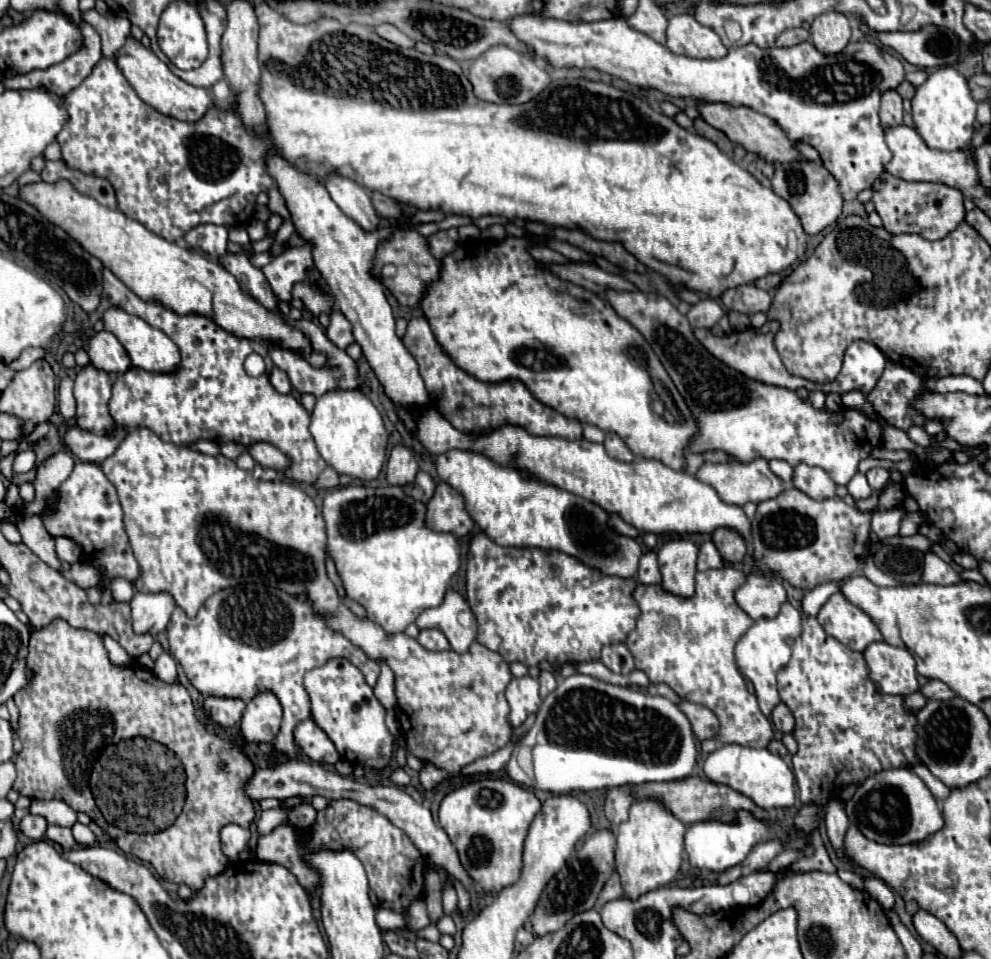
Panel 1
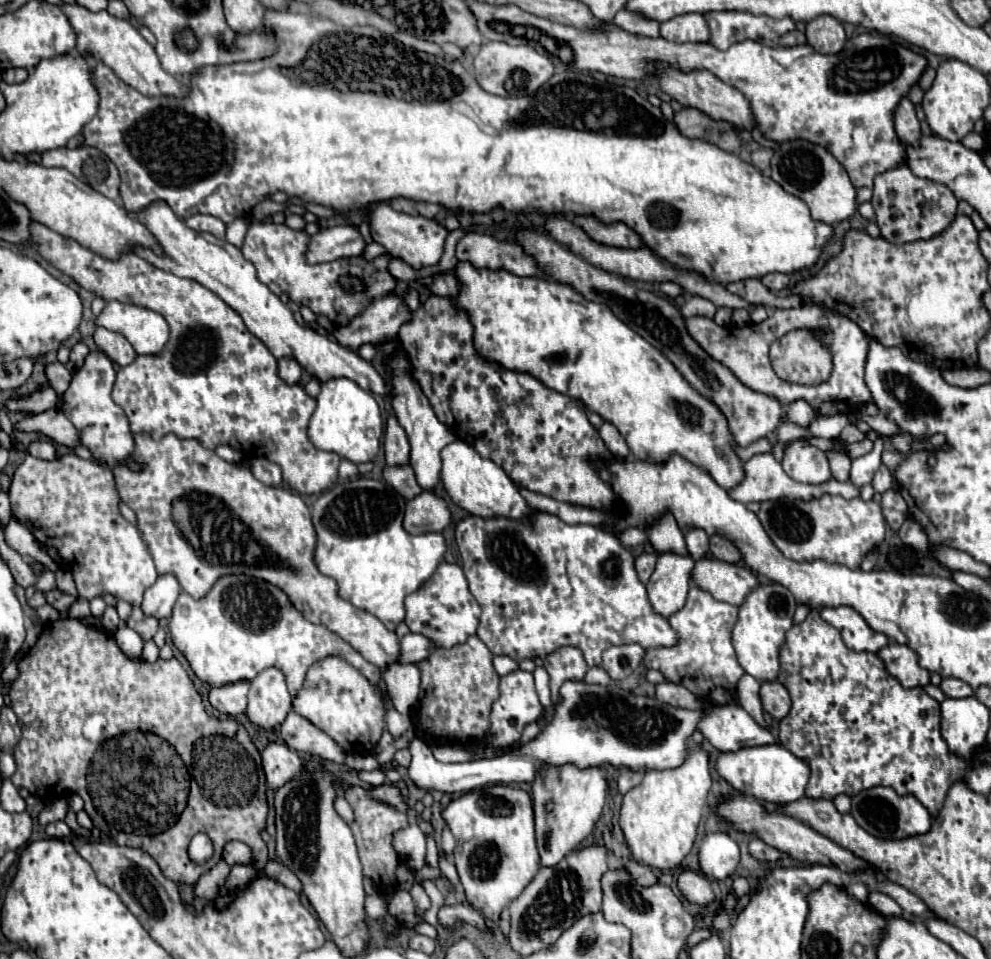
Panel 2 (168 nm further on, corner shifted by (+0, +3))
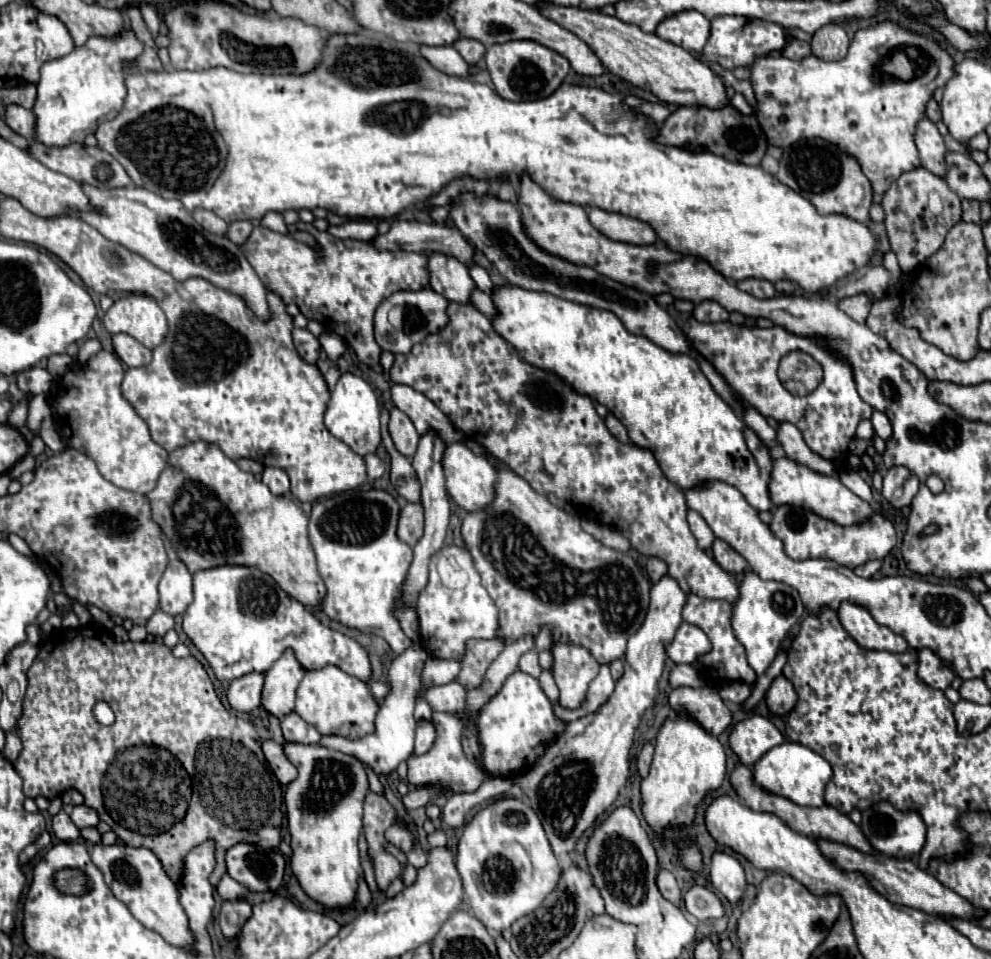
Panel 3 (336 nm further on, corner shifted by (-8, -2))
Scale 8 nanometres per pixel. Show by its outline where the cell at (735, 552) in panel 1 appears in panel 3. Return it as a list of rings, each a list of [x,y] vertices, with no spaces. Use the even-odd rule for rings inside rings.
[[[716,539],[712,543],[712,553],[714,553],[716,563],[722,569],[726,569],[728,573],[732,573],[732,575],[740,575],[740,573],[744,573],[748,569],[748,561],[722,539]]]

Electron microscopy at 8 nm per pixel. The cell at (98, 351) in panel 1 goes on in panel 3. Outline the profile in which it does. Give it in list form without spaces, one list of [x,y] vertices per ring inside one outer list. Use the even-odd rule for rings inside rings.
[[[118,333],[112,337],[114,343],[114,351],[116,355],[128,365],[128,367],[142,367],[148,365],[152,361],[152,351],[146,349],[140,341],[136,341],[130,335]]]

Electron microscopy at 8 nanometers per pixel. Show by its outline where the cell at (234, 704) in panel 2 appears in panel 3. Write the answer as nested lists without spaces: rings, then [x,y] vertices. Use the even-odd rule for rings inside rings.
[[[248,673],[244,677],[238,677],[230,683],[228,689],[228,701],[236,711],[248,713],[260,707],[260,693],[264,685],[262,673]]]

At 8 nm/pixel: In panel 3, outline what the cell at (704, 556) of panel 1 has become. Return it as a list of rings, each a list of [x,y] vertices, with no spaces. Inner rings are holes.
[[[690,509],[690,511],[688,511],[688,525],[690,525],[690,531],[694,533],[698,545],[700,545],[702,549],[710,549],[710,547],[712,547],[712,541],[714,541],[716,537],[714,537],[712,529],[708,527],[708,523],[704,521],[704,517],[702,517],[700,513],[696,513],[696,511]]]

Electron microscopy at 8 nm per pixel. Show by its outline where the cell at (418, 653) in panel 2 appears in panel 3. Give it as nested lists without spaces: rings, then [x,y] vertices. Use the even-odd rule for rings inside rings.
[[[414,643],[410,649],[406,649],[402,655],[398,655],[392,661],[390,671],[388,671],[390,693],[380,703],[380,709],[376,713],[376,721],[374,721],[374,727],[376,727],[374,733],[360,737],[358,741],[350,741],[346,737],[338,737],[338,735],[322,735],[322,741],[318,741],[318,745],[336,749],[340,753],[348,753],[348,755],[360,759],[362,763],[370,765],[378,775],[392,773],[398,767],[398,763],[406,761],[414,751],[414,729],[416,729],[414,701],[422,687],[420,675],[422,675],[426,659],[428,659],[428,653],[418,643]]]

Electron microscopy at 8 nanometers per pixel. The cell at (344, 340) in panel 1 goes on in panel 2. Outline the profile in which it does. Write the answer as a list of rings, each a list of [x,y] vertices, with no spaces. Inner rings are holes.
[[[388,294],[372,300],[362,314],[346,326],[336,328],[332,334],[342,346],[358,350],[362,344],[380,344],[396,338],[398,328],[408,320],[410,312],[406,304],[398,296]]]

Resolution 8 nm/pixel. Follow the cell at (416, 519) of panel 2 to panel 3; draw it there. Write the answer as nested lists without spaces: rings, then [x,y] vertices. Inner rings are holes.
[[[406,503],[400,511],[398,519],[398,539],[414,547],[422,537],[424,529],[424,509],[420,503]]]

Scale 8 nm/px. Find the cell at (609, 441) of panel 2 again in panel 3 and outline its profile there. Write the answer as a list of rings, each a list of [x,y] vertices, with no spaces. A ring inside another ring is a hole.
[[[608,413],[604,421],[606,421],[606,427],[610,429],[610,433],[612,433],[618,441],[622,441],[622,443],[628,443],[628,441],[630,441],[630,439],[628,439],[628,433],[626,433],[626,427],[624,427],[612,413]]]

